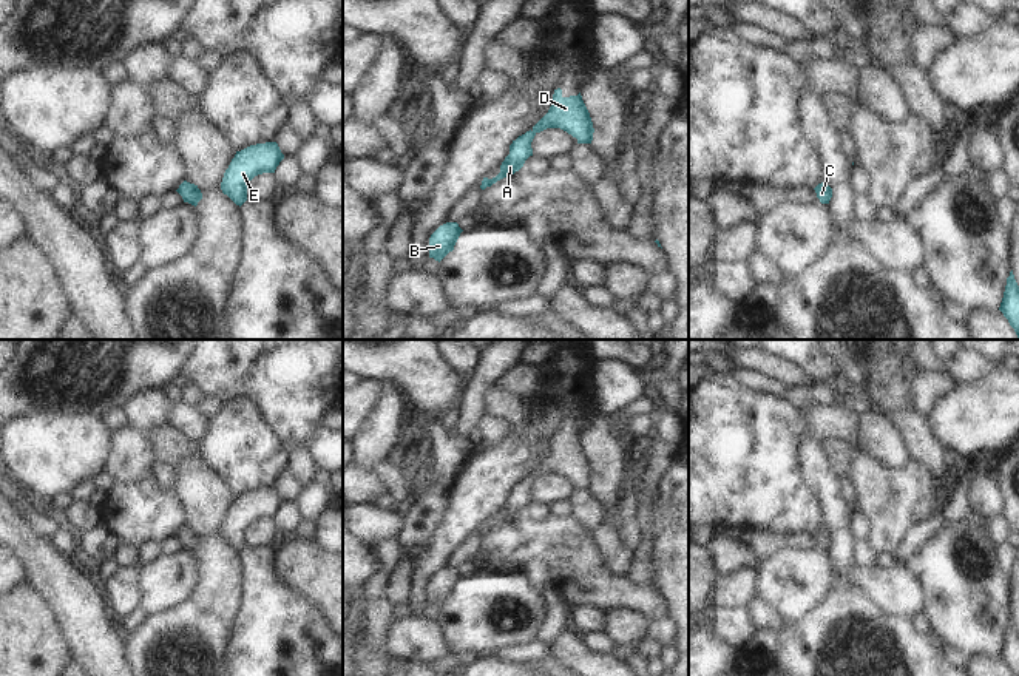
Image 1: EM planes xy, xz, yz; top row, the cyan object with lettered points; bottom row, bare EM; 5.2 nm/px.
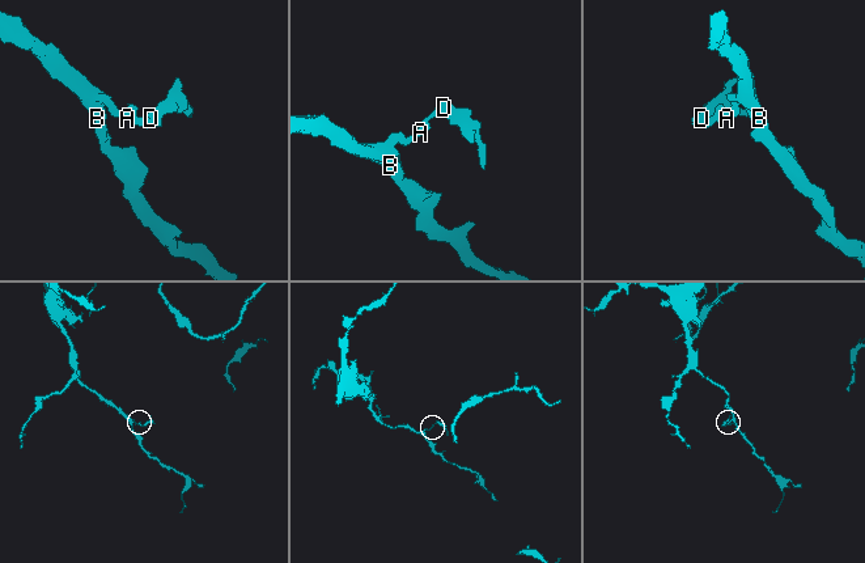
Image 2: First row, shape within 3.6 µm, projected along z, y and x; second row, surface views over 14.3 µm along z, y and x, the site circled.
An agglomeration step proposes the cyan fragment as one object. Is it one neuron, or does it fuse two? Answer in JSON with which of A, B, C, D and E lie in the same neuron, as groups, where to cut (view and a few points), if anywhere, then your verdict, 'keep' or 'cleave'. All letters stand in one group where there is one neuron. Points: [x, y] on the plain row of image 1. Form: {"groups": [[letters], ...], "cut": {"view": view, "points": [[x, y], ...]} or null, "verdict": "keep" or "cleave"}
{"groups": [["A", "B", "C", "D", "E"]], "cut": null, "verdict": "keep"}

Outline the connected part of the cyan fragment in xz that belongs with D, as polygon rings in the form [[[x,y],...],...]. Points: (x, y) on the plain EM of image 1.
[[[560,434],[554,435],[548,458],[530,477],[513,486],[510,500],[500,511],[500,519],[493,525],[483,523],[480,534],[485,536],[519,517],[525,506],[533,502],[531,488],[534,482],[547,474],[560,474],[576,483],[577,489],[591,489],[594,474],[581,438],[564,443]]]

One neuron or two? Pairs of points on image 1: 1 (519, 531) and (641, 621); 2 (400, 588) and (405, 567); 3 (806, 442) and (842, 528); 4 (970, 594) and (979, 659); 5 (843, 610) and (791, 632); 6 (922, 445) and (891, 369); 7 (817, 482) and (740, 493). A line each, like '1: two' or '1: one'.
1: two
2: one
3: one
4: two
5: one
6: one
7: two

